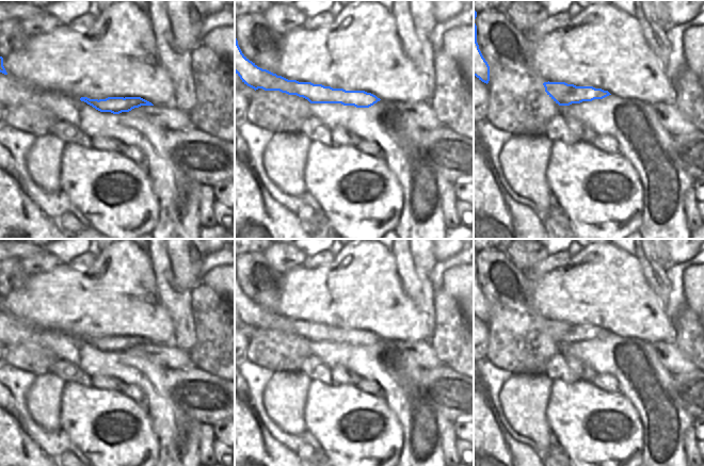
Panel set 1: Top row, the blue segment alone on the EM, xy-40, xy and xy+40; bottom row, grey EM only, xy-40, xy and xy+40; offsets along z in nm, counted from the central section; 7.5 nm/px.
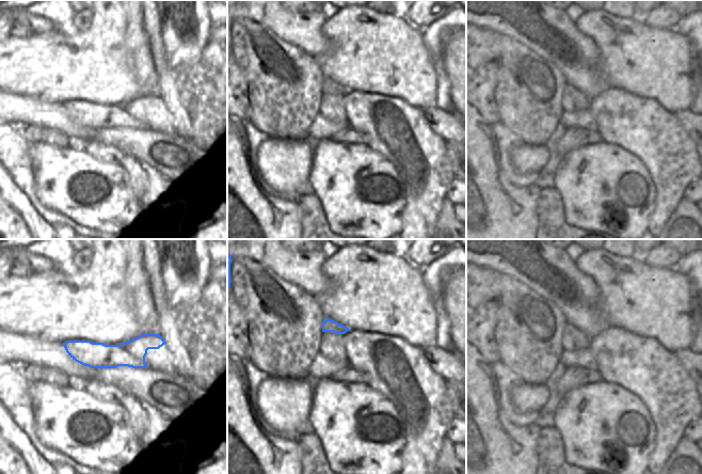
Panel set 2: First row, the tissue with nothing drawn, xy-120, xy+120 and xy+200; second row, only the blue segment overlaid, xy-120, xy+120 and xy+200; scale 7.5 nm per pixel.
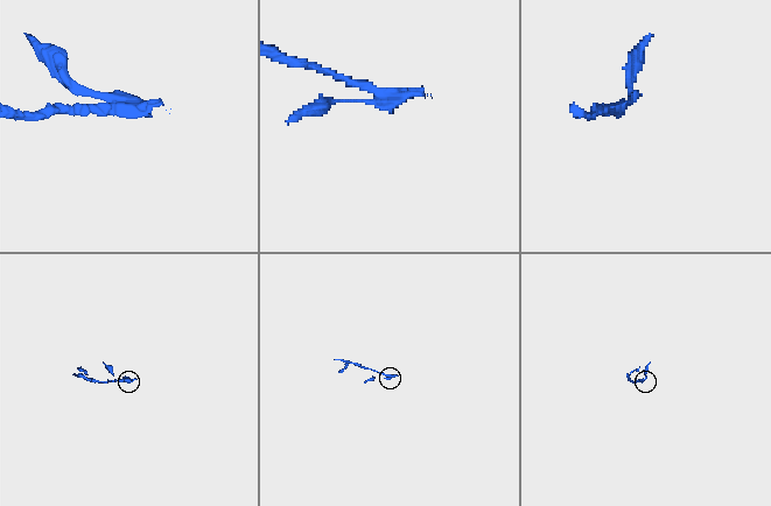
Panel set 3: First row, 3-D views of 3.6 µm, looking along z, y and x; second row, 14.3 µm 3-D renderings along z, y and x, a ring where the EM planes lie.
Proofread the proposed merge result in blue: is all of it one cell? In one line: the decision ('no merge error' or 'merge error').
merge error

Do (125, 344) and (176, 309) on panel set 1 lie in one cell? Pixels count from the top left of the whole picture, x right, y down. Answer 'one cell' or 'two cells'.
two cells

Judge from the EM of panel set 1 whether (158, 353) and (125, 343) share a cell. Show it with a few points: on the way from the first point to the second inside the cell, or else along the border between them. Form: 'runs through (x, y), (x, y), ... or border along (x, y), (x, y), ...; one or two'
runs through (149, 349), (144, 344), (133, 343); one

